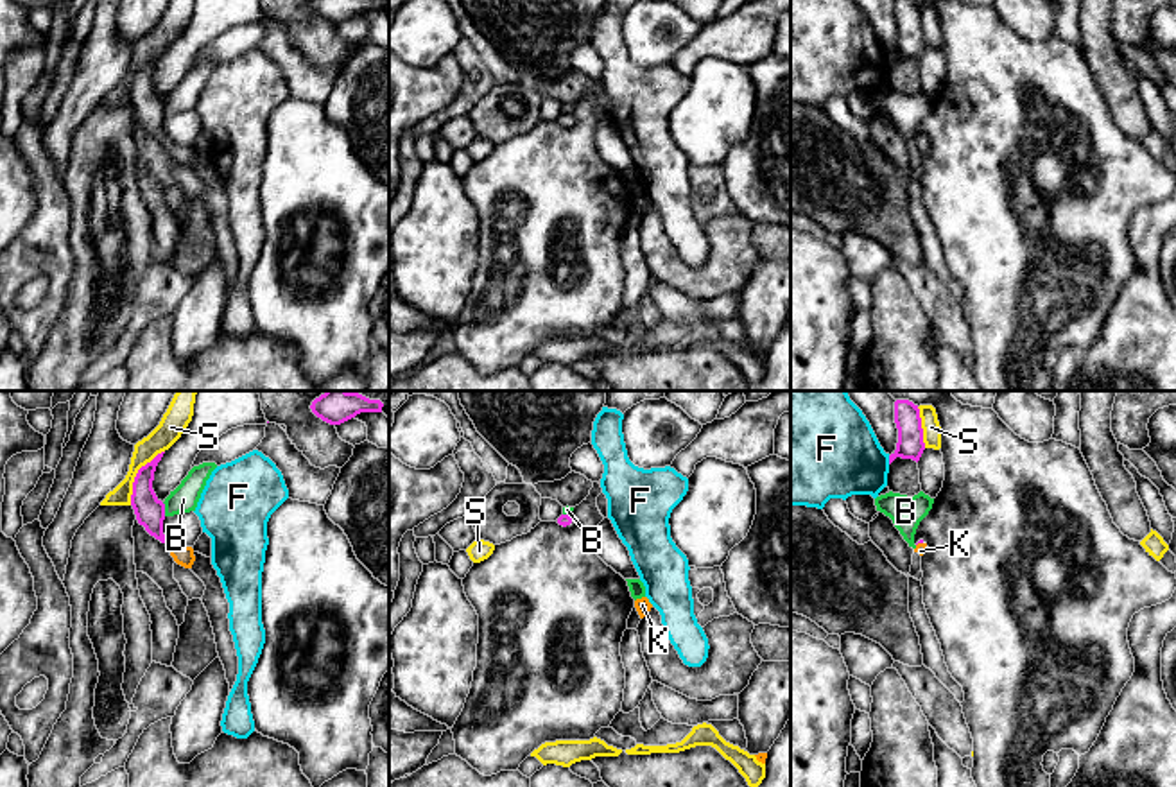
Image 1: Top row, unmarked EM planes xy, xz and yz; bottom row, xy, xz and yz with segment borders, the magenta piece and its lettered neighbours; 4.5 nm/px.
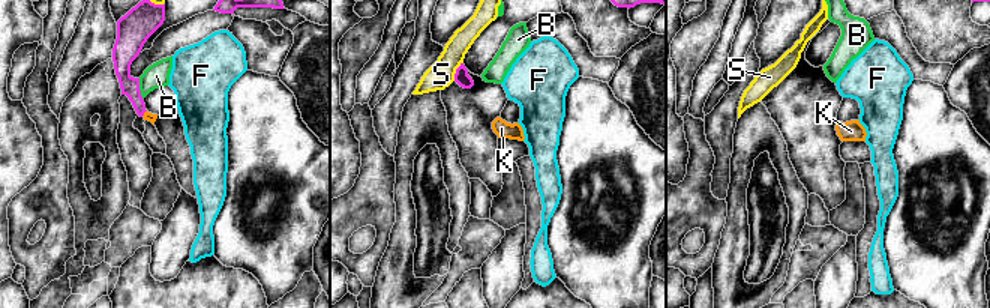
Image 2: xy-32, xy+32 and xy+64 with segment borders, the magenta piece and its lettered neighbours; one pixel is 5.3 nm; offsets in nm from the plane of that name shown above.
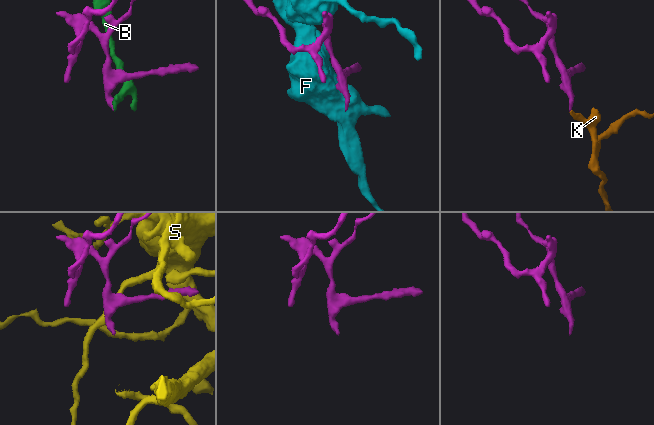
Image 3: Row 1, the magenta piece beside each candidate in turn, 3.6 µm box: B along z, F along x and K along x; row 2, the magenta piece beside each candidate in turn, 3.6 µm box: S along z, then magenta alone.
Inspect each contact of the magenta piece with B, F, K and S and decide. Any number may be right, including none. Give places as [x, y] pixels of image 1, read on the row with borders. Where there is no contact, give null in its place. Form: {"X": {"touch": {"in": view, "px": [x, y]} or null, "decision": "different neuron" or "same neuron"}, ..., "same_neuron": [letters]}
{"B": {"touch": {"in": "xy", "px": [164, 510]}, "decision": "different neuron"}, "F": {"touch": {"in": "yz", "px": [890, 459]}, "decision": "different neuron"}, "K": {"touch": {"in": "yz", "px": [918, 542]}, "decision": "same neuron"}, "S": {"touch": {"in": "xy", "px": [137, 475]}, "decision": "different neuron"}, "same_neuron": ["K"]}

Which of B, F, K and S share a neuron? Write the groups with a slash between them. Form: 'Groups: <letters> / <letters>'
Groups: B / F / K / S

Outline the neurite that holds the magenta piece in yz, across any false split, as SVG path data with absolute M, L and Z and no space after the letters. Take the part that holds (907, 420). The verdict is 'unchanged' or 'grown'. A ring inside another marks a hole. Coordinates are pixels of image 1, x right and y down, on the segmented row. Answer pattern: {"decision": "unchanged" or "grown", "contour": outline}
{"decision": "unchanged", "contour": "M909 400L895 402L895 423L898 428L896 450L889 455L889 464L896 459L912 459L920 461L925 443L920 409Z"}

